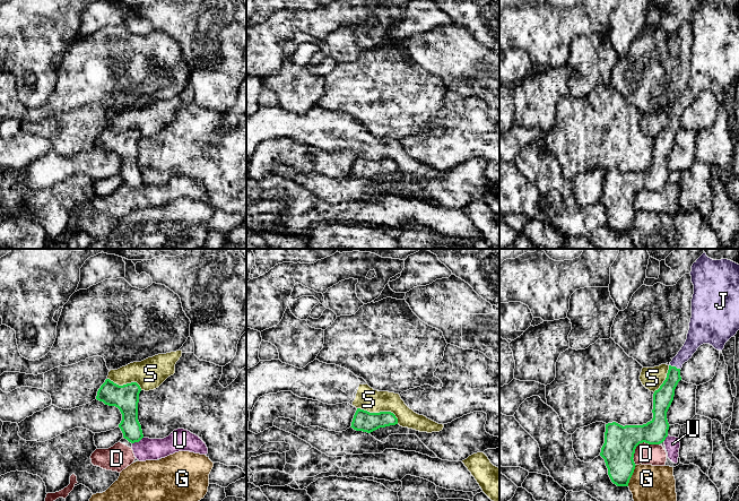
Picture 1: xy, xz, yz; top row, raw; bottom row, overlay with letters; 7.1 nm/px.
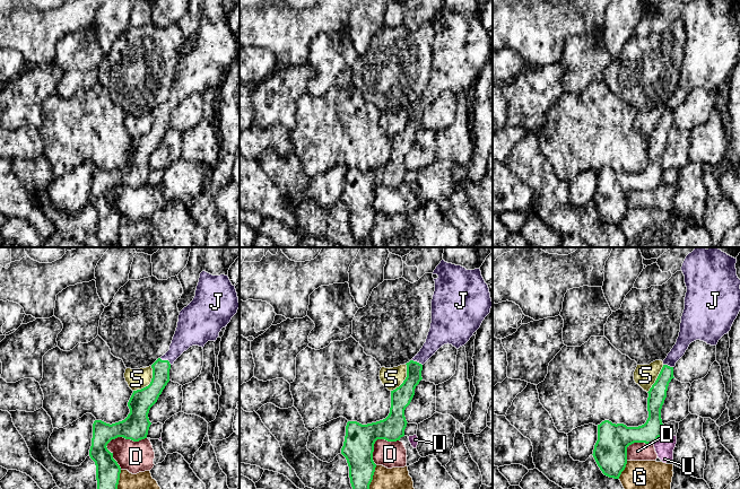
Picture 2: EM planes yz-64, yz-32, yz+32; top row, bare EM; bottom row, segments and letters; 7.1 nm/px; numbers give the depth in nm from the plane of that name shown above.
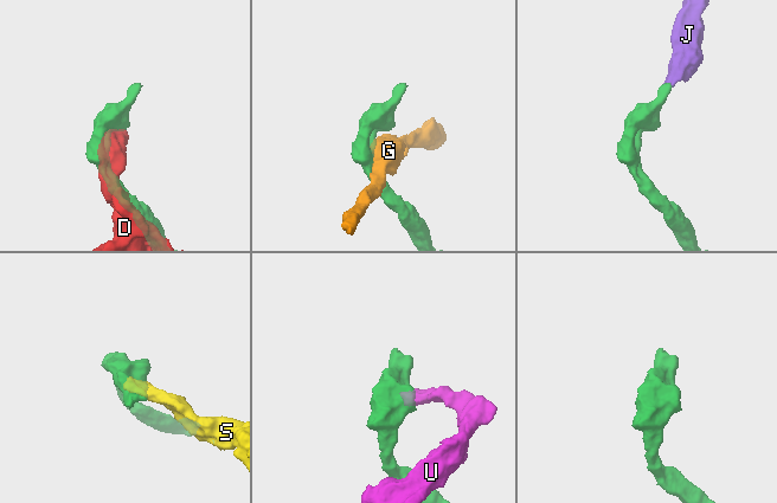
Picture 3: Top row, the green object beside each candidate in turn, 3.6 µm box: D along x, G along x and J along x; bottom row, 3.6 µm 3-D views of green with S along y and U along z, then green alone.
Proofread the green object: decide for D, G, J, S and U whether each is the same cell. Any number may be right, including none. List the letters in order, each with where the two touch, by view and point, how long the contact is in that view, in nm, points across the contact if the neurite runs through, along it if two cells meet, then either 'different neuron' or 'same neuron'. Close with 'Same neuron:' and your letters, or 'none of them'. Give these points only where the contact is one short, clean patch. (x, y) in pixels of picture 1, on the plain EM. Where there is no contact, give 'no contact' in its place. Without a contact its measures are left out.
D: meets green in yz at (638, 190); contact 240 nm long; different neuron
G: meets green in yz at (632, 221); contact 170 nm long; different neuron
J: meets green in yz at (675, 113); contact 90 nm long; runs through yz (662, 145), (674, 123), (675, 113), (695, 85); same neuron
S: meets green in xz at (380, 158); contact 320 nm long; border along xz (357, 154), (370, 158), (391, 158), (398, 170); different neuron
U: meets green in xy at (137, 188); contact 90 nm long; border along xy (142, 183), (132, 190); different neuron
Same neuron: J

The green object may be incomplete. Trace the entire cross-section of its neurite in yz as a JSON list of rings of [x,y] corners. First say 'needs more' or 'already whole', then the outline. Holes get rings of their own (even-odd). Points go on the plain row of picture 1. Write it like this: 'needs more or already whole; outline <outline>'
needs more; outline [[[703,0],[692,12],[692,29],[694,41],[692,45],[692,64],[687,86],[669,111],[667,124],[653,140],[653,165],[643,172],[620,172],[616,169],[606,171],[605,190],[600,202],[605,206],[608,222],[617,233],[628,233],[635,216],[634,200],[640,190],[660,191],[668,183],[669,170],[667,158],[673,147],[675,136],[681,127],[683,111],[703,90],[710,90],[722,97],[725,89],[739,77],[739,11],[728,7],[713,7]]]

